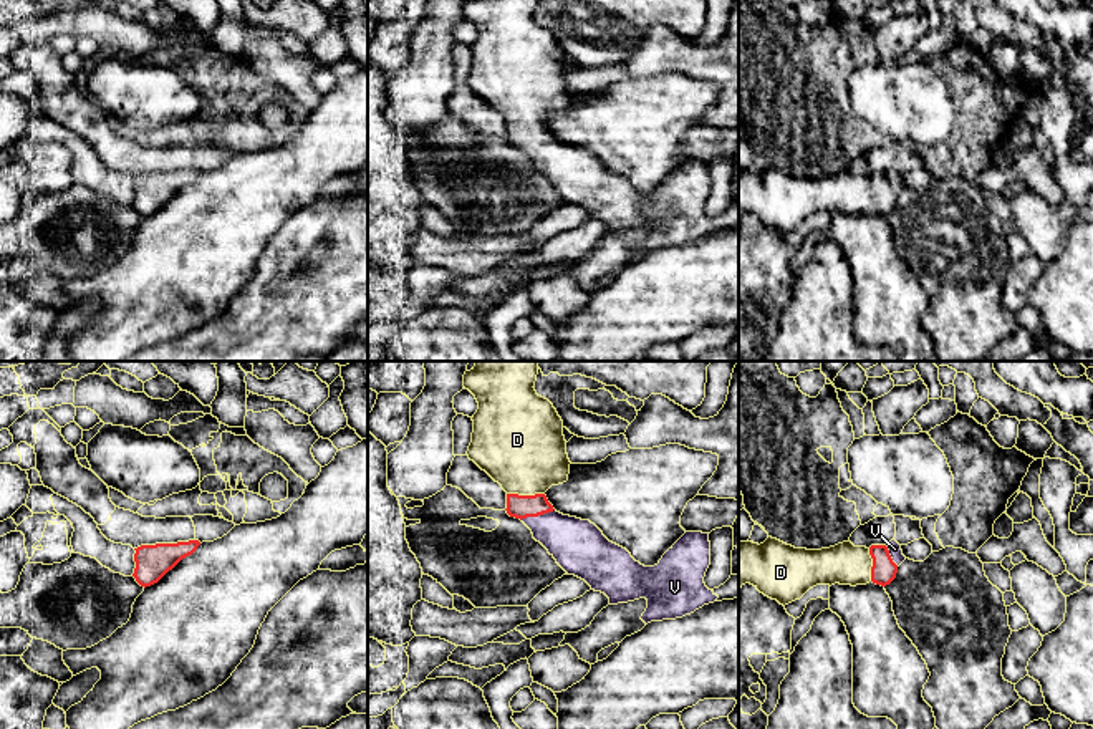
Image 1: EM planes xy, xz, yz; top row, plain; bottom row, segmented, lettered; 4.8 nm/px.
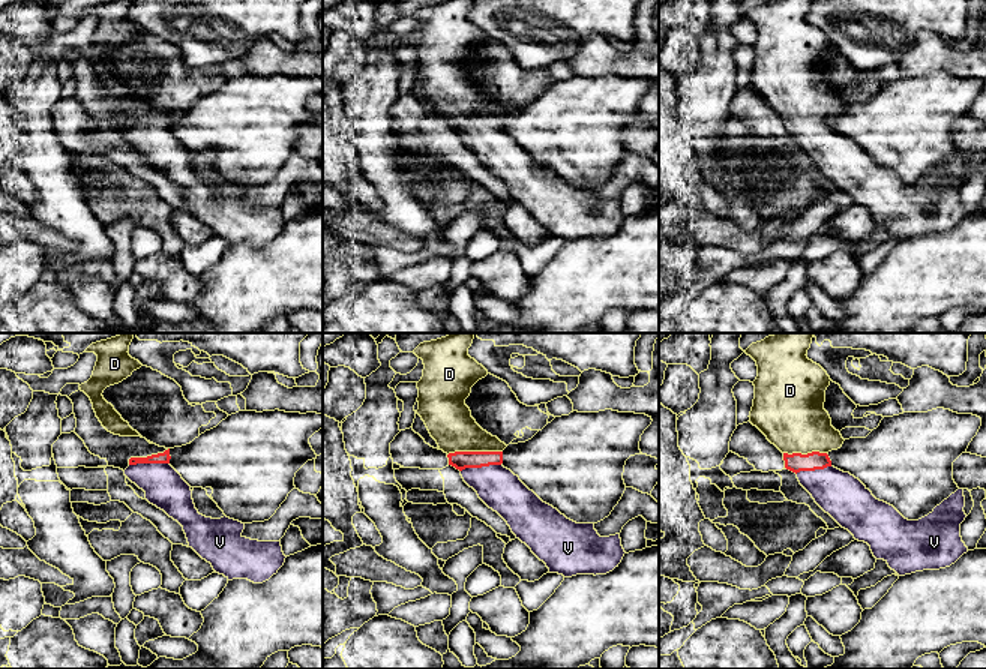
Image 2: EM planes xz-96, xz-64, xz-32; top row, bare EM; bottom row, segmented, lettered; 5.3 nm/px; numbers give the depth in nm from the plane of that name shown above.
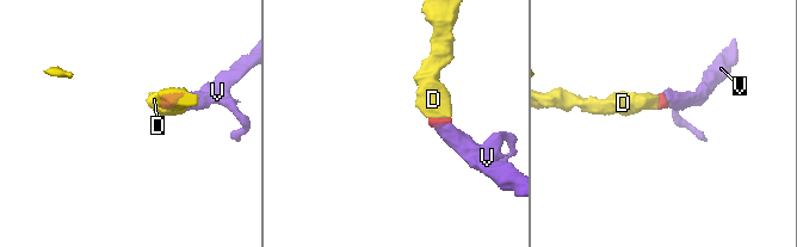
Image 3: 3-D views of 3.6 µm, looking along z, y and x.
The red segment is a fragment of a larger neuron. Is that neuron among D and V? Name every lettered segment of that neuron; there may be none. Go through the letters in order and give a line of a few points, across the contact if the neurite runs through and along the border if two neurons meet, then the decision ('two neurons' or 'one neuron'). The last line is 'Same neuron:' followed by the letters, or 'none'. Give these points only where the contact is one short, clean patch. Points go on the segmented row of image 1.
D: line xz (520, 507), (525, 496), (520, 444); one neuron
V: line xz (520, 507), (527, 507), (537, 516), (578, 545); one neuron
Same neuron: D, V

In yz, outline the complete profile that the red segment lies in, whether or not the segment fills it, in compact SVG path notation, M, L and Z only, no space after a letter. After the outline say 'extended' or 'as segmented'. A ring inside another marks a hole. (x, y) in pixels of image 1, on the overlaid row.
M768 537L763 543L739 542L739 596L745 583L754 585L765 596L788 605L800 600L816 585L866 585L869 582L886 587L898 573L898 567L906 560L901 545L896 540L886 545L855 547L843 542L830 548L807 550L795 548L777 538Z; extended

